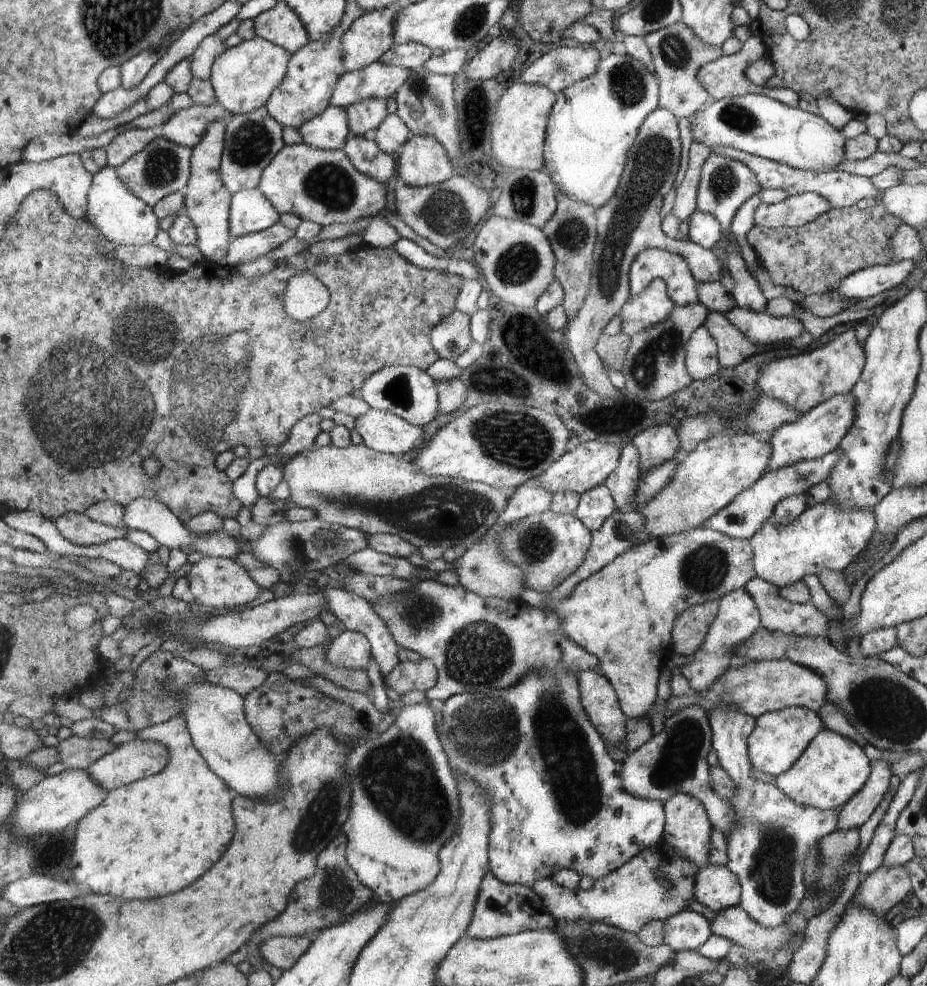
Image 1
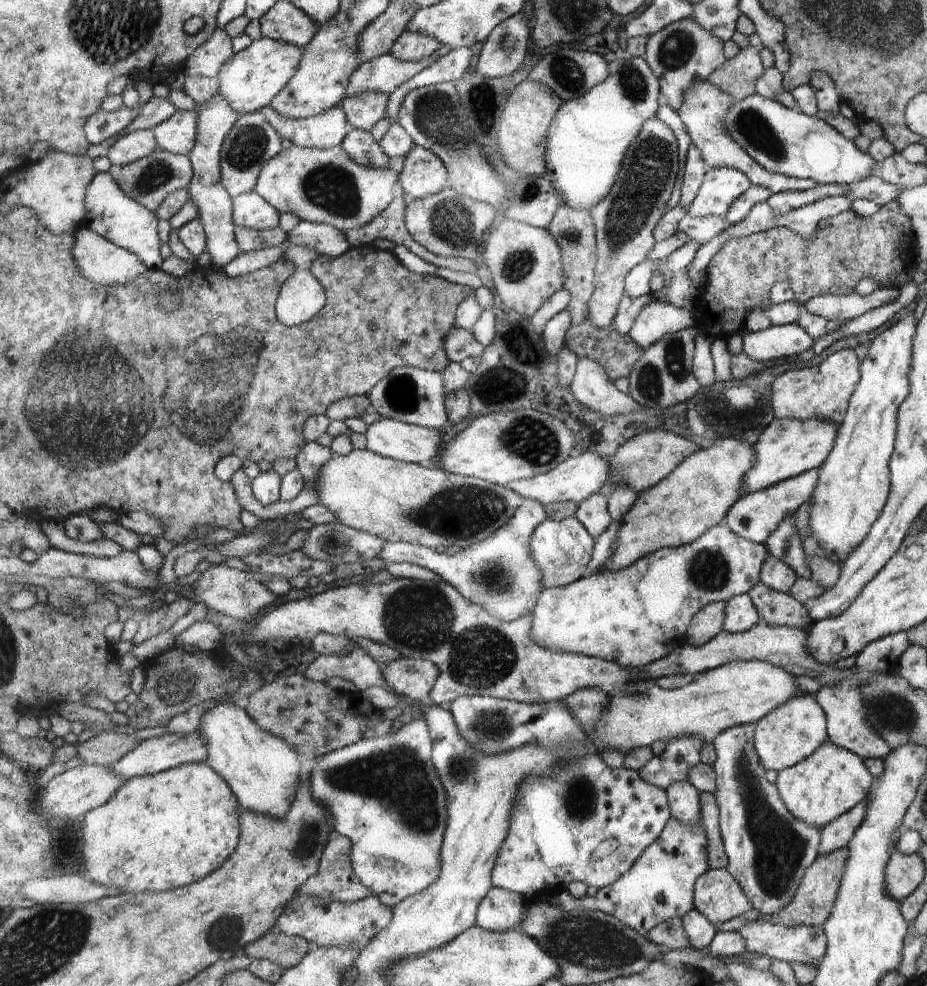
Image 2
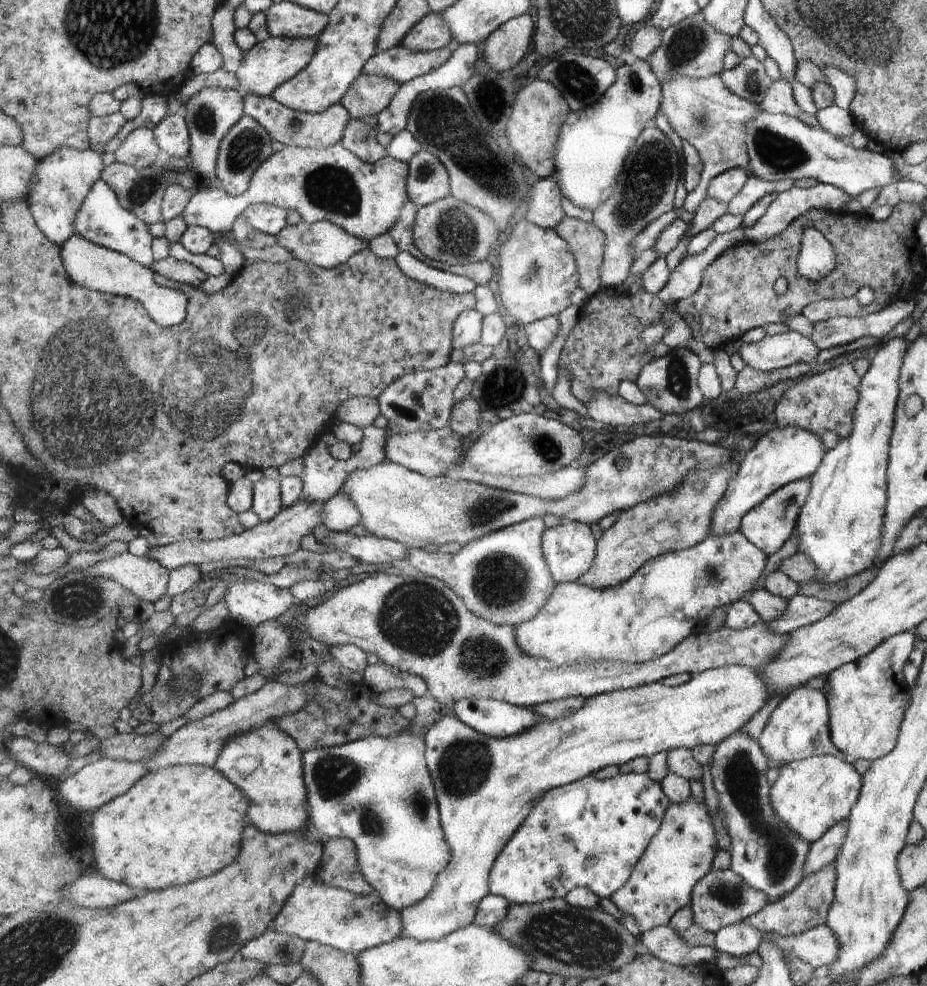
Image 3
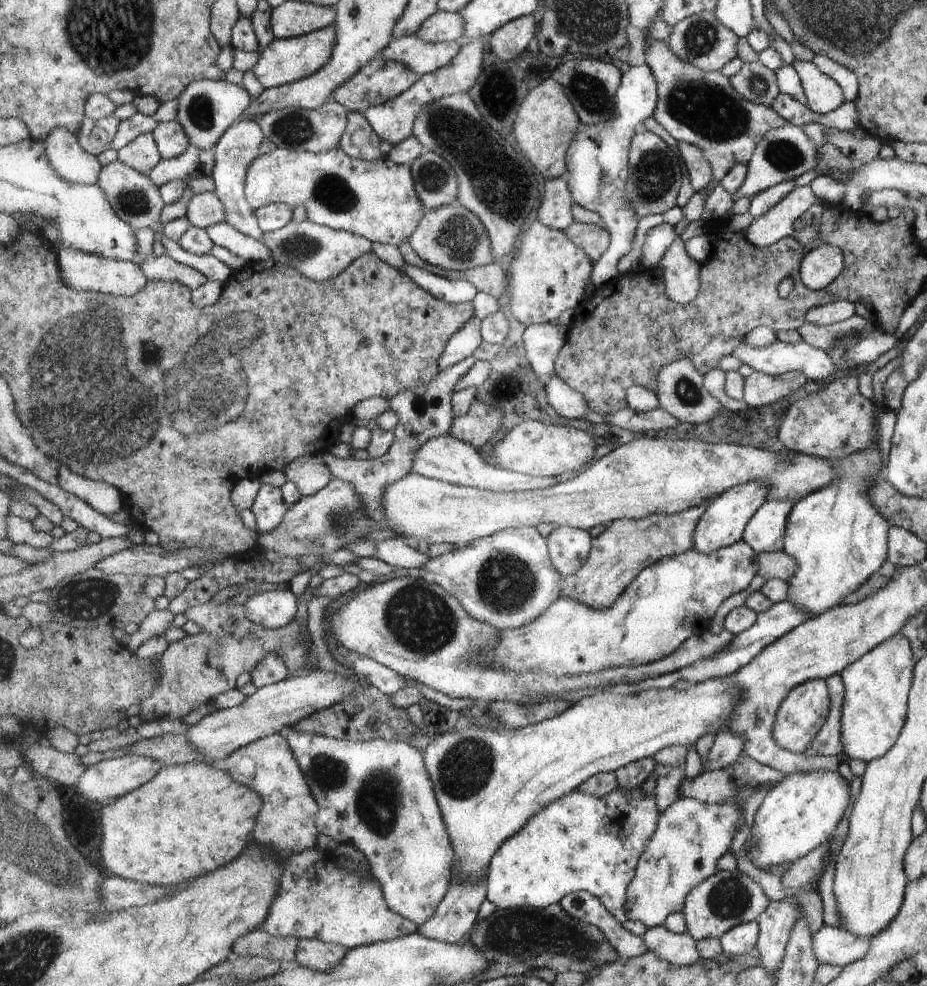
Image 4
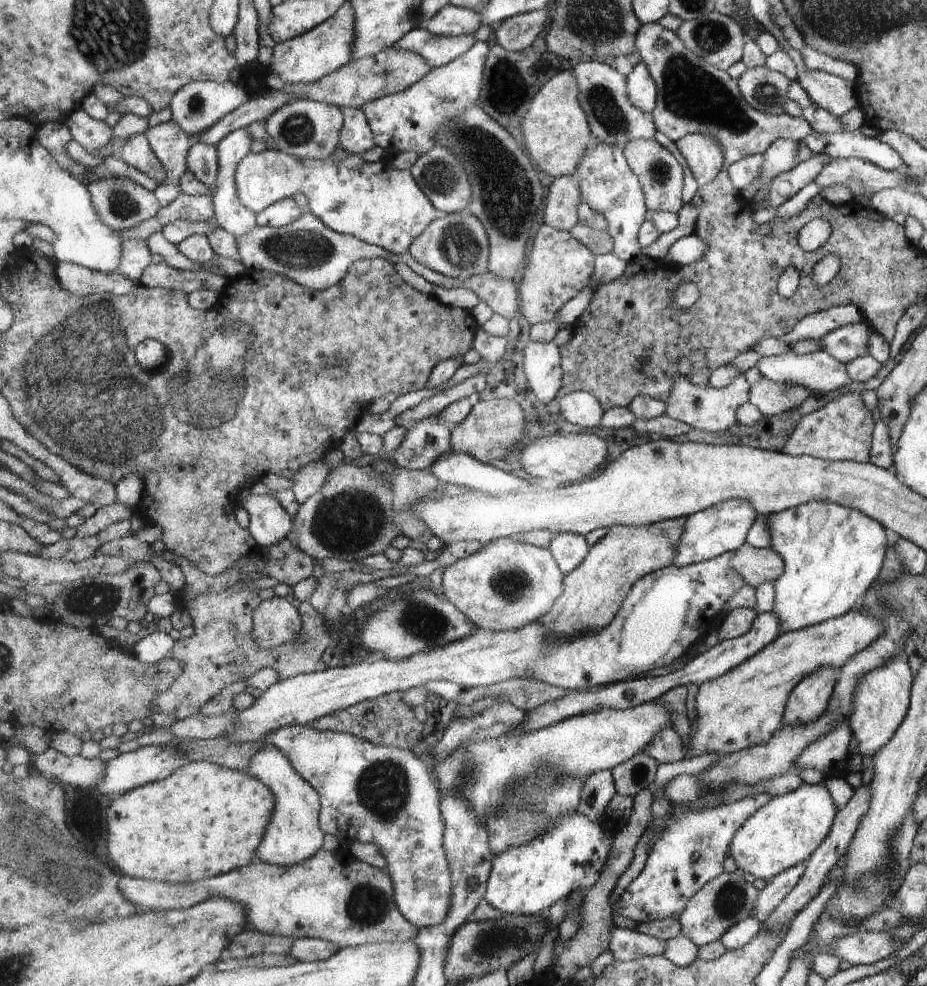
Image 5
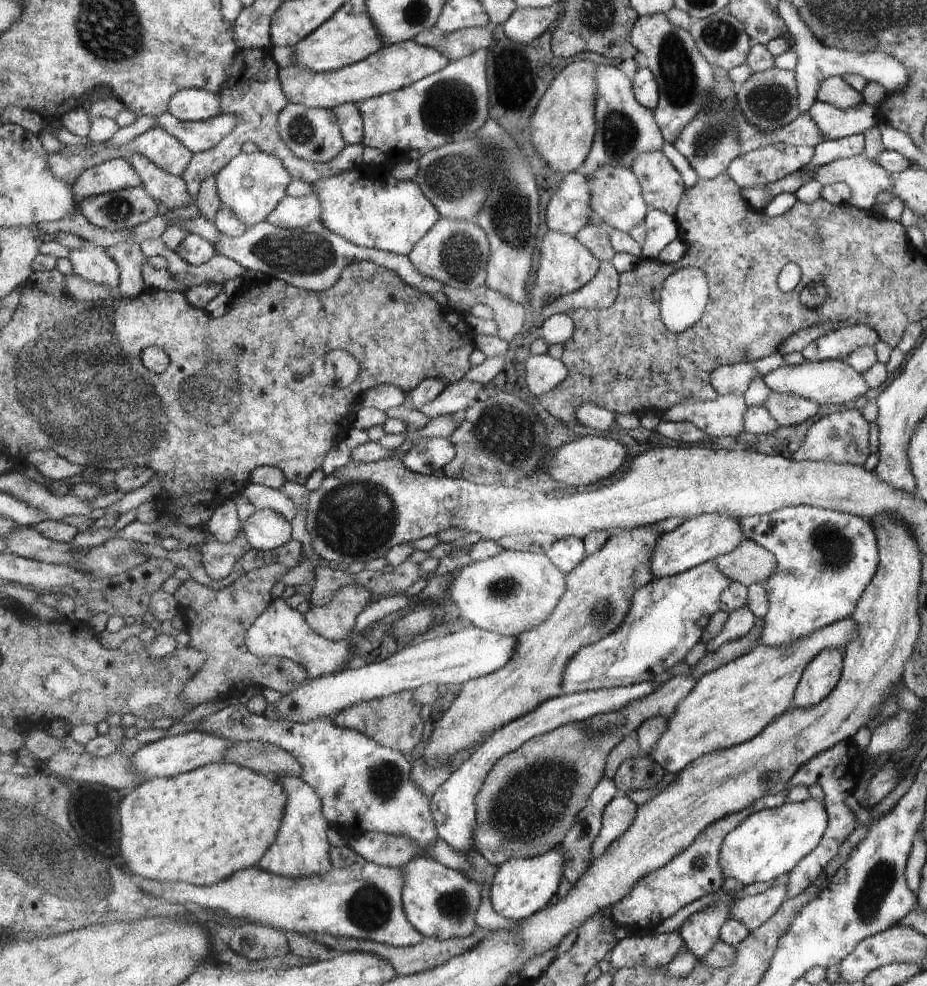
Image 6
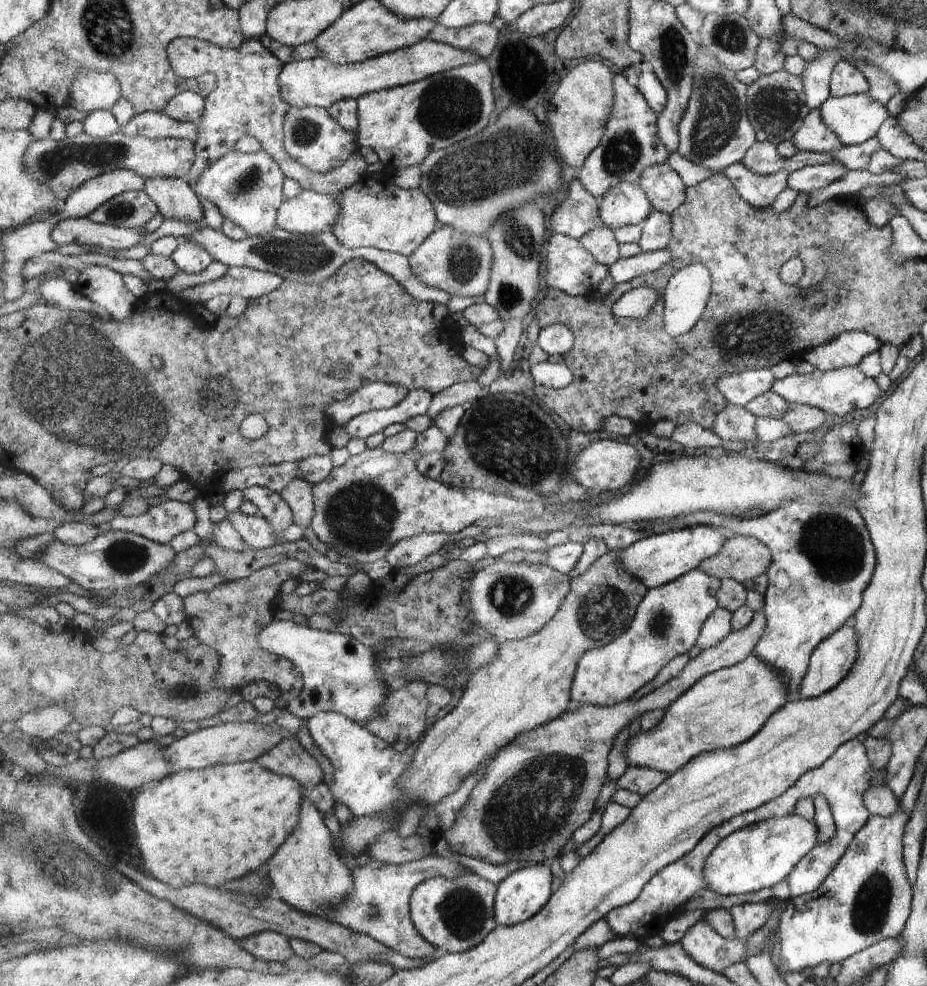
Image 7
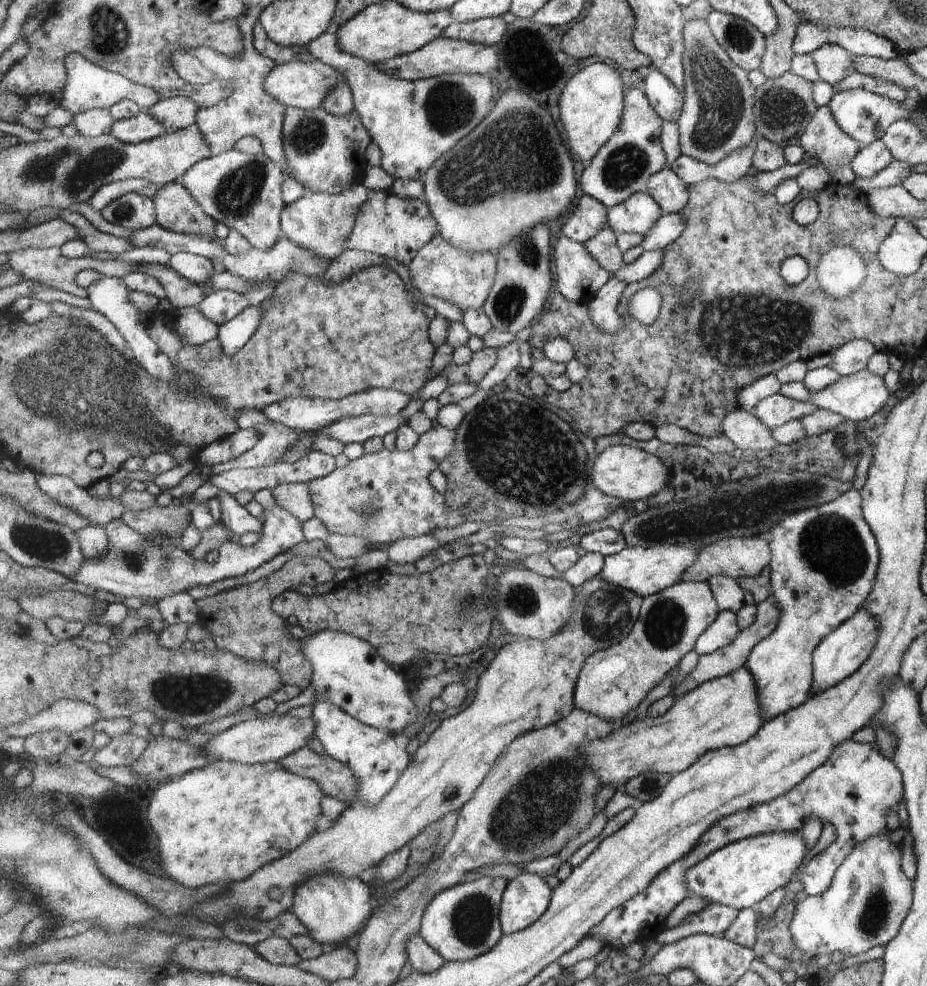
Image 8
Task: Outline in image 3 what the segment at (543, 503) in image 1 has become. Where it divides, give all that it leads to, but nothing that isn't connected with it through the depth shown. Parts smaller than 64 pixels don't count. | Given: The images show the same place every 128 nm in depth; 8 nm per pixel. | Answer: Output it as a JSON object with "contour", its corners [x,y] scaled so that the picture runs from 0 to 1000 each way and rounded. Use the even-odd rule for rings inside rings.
{"contour":[[[574,525],[511,548],[491,561],[441,555],[439,564],[446,579],[481,590],[517,626],[559,636],[588,617],[602,593],[586,558],[589,535],[587,525]]]}

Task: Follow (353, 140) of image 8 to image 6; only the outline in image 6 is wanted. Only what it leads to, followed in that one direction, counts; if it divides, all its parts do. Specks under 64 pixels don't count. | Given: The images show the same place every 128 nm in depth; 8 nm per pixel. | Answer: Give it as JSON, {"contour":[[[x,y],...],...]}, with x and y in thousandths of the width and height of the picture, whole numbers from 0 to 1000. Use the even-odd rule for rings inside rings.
{"contour":[[[312,104],[301,118],[301,127],[303,140],[314,154],[319,159],[337,165],[353,166],[361,162],[375,147],[360,111],[335,110],[328,105]]]}

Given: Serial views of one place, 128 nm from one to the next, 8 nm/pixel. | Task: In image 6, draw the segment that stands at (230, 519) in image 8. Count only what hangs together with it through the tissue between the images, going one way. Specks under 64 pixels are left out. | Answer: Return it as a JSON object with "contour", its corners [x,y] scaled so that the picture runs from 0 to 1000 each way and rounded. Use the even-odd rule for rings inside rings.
{"contour":[[[292,515],[277,516],[260,535],[273,557],[294,558],[314,549],[314,528]]]}

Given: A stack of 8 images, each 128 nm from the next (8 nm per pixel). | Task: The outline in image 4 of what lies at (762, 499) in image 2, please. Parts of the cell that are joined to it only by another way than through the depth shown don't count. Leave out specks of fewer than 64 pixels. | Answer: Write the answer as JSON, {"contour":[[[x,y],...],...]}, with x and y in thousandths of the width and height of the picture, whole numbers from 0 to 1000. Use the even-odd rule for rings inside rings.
{"contour":[[[826,507],[806,529],[802,550],[816,561],[843,559],[847,527],[853,517],[849,507]]]}

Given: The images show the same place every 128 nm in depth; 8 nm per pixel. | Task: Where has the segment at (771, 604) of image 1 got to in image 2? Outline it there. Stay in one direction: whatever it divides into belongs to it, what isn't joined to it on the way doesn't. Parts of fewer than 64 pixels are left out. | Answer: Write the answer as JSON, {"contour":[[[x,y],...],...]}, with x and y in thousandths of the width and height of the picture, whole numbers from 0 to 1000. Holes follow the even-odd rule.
{"contour":[[[819,590],[805,603],[813,612],[821,631],[830,635],[851,635],[869,639],[875,633],[868,617],[850,601],[830,598]]]}

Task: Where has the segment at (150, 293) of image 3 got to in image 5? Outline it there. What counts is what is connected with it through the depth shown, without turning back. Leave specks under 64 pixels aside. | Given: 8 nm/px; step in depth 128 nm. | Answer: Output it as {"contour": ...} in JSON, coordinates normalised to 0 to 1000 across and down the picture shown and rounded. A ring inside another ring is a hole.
{"contour":[[[70,265],[61,269],[60,279],[70,294],[86,301],[104,298],[133,300],[141,298],[149,290],[139,280],[133,280],[129,273],[111,278]]]}

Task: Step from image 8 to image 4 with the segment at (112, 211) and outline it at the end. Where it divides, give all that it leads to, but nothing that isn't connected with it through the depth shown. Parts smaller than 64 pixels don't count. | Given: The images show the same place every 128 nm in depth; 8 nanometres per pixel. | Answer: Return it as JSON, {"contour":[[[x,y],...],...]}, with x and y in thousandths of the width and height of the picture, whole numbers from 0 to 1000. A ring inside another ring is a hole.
{"contour":[[[126,162],[110,169],[106,188],[115,197],[120,211],[126,215],[126,219],[137,227],[141,227],[143,233],[159,229],[168,235],[177,235],[174,215],[179,205],[173,197],[173,189],[167,189],[167,185],[161,181],[161,177],[152,176],[149,172]]]}

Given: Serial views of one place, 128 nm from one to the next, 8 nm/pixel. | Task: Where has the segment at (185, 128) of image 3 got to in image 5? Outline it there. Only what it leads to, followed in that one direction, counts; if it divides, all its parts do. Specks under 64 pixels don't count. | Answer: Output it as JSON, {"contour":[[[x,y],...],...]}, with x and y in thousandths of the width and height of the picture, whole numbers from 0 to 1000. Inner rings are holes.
{"contour":[[[188,122],[175,127],[162,129],[156,135],[163,150],[179,169],[180,185],[165,193],[175,210],[182,209],[195,199],[195,181],[202,174],[202,160],[208,144],[204,137]]]}

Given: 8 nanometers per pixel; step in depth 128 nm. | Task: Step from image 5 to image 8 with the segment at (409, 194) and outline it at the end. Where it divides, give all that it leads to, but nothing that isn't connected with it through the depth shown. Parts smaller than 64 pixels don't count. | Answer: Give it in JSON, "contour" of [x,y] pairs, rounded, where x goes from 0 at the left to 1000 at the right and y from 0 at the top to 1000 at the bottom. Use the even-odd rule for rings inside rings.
{"contour":[[[251,151],[214,164],[191,187],[200,189],[228,221],[258,233],[273,252],[288,256],[306,240],[304,215],[309,210],[306,187],[310,180],[304,169],[285,154],[270,157]],[[403,193],[398,197],[396,207],[392,207],[379,239],[372,245],[375,254],[405,257],[413,261],[430,264],[441,270],[452,256],[475,236],[471,222],[465,217],[457,203],[430,201],[421,193]]]}

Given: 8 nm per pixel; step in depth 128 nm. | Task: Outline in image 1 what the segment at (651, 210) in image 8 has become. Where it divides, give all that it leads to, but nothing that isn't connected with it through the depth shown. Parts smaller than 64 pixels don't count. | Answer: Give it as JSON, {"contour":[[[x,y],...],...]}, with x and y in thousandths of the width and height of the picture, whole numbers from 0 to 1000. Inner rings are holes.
{"contour":[[[661,54],[649,60],[642,77],[600,95],[589,136],[587,173],[598,182],[602,195],[643,212],[657,207],[670,189],[680,152],[687,142],[691,127],[698,118],[712,109],[712,101],[710,77],[684,57]]]}

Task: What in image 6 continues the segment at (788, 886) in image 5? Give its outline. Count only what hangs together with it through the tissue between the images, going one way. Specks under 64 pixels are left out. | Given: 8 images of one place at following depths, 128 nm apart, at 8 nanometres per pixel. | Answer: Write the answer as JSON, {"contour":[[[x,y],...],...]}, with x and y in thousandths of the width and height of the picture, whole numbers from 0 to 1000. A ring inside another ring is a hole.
{"contour":[[[848,888],[838,890],[833,901],[818,908],[798,910],[786,923],[786,932],[800,935],[806,945],[819,941],[843,919],[847,911]]]}

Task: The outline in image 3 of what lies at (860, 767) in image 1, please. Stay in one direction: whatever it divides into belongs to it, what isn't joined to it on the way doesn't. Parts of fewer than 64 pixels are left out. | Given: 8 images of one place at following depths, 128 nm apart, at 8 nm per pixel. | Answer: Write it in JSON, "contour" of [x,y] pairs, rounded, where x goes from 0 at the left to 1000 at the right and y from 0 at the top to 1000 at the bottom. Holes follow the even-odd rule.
{"contour":[[[903,767],[871,768],[863,772],[853,772],[839,779],[839,787],[830,801],[830,815],[832,815],[834,824],[836,824],[836,828],[853,844],[858,844],[871,856],[877,856],[896,838],[901,838],[903,834],[914,831],[918,817],[922,815],[922,811],[927,807],[927,801],[929,801],[929,786],[920,780],[919,775],[909,773]]]}

